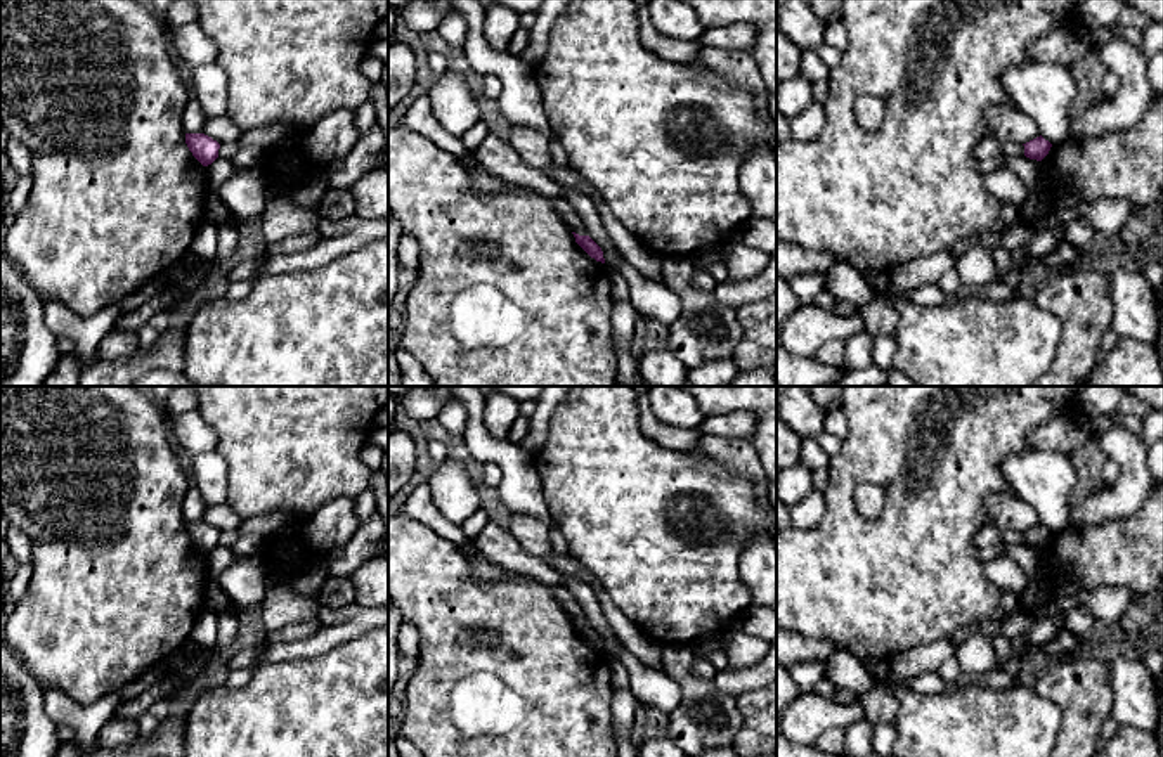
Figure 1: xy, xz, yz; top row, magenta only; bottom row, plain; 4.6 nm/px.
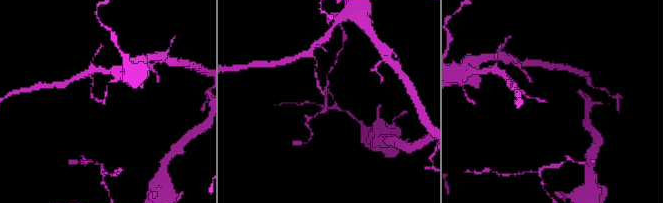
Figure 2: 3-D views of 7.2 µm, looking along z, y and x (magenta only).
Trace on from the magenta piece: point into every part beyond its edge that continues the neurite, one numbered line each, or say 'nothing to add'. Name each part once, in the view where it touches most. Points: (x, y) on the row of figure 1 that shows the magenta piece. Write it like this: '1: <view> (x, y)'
nothing to add

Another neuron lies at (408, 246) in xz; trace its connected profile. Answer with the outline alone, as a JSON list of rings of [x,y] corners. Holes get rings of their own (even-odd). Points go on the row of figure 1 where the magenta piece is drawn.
[[[402,234],[399,239],[399,265],[400,270],[418,270],[419,267],[419,244],[409,234]]]

